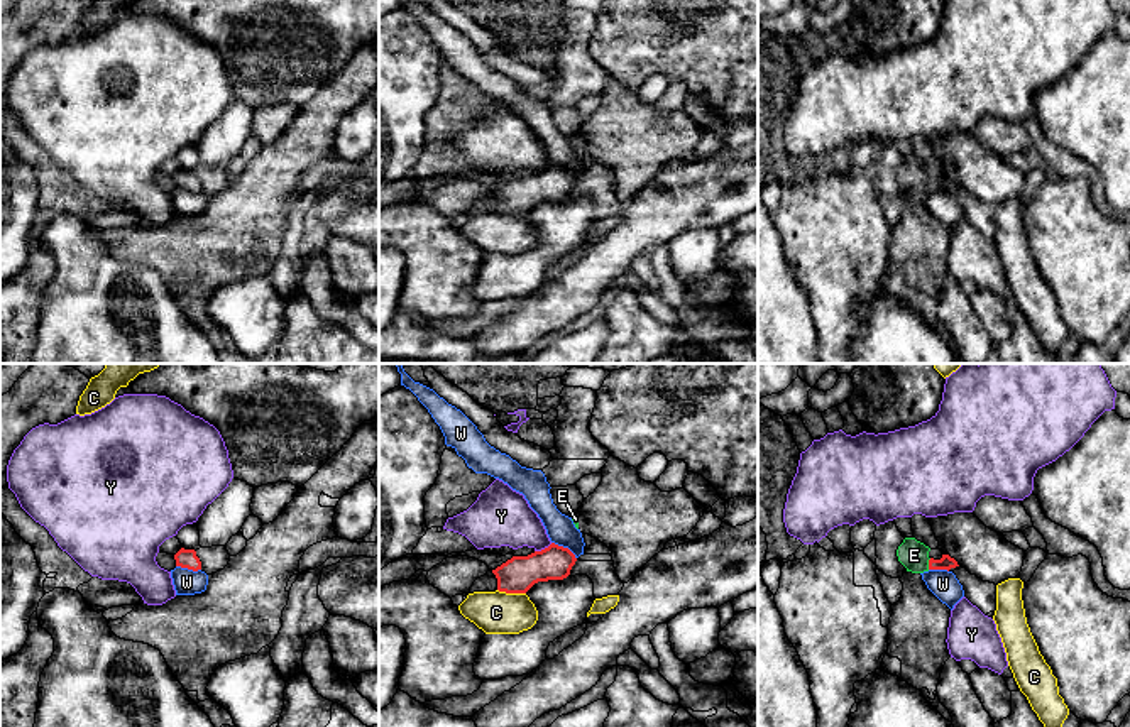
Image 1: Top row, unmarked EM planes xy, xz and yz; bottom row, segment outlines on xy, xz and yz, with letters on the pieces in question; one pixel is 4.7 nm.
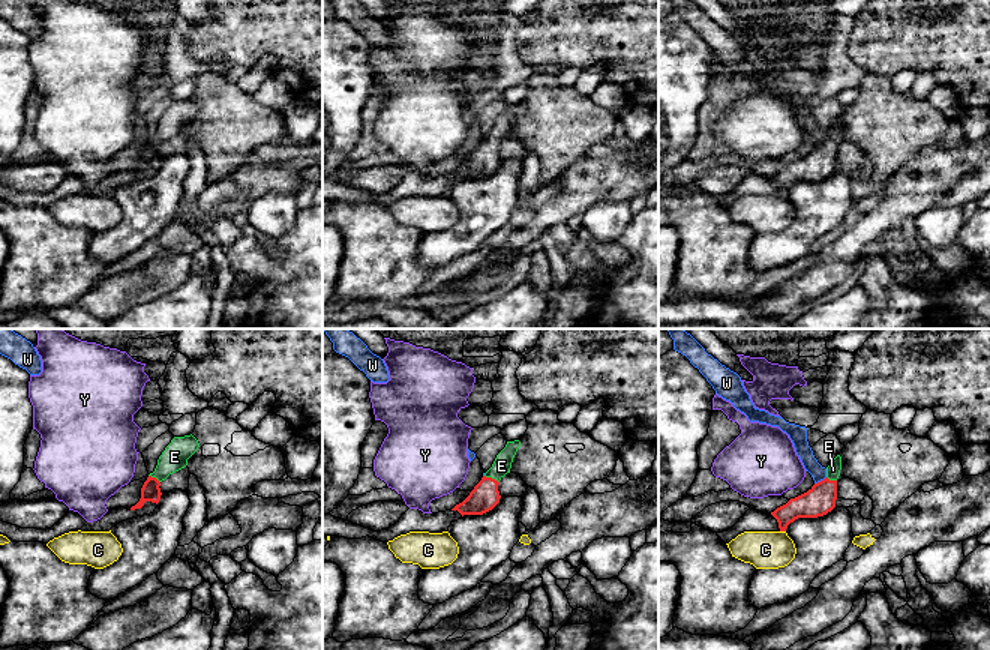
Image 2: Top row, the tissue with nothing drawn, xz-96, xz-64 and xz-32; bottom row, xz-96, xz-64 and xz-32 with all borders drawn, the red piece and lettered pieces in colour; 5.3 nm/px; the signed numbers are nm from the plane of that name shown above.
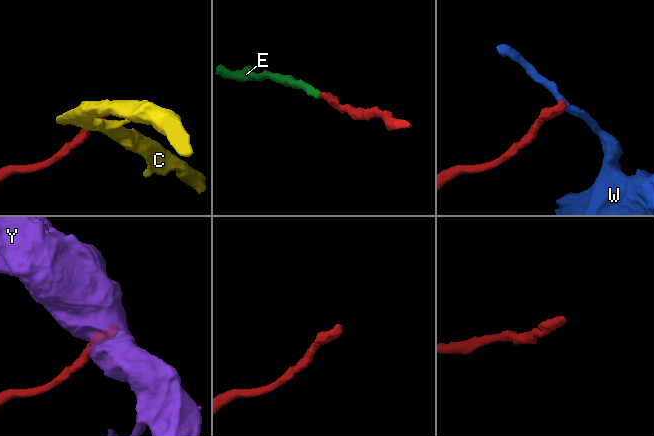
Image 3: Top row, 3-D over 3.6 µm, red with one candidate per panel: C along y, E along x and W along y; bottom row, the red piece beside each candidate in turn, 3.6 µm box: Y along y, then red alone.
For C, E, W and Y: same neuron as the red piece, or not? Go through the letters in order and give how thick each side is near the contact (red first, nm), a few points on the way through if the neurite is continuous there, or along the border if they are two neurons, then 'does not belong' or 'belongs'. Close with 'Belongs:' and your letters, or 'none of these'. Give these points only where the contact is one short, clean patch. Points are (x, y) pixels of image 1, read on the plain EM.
C: calibres 170 and 200 nm; border xz (498, 210), (525, 215); does not belong
E: calibres 70 and 140 nm; way yz (946, 183), (929, 185), (914, 176); belongs
W: calibres 170 and 140 nm; border xz (552, 163), (565, 168), (575, 180); does not belong
Y: calibres 170 and 280 nm; border xz (552, 164), (535, 173); does not belong
Belongs: E

